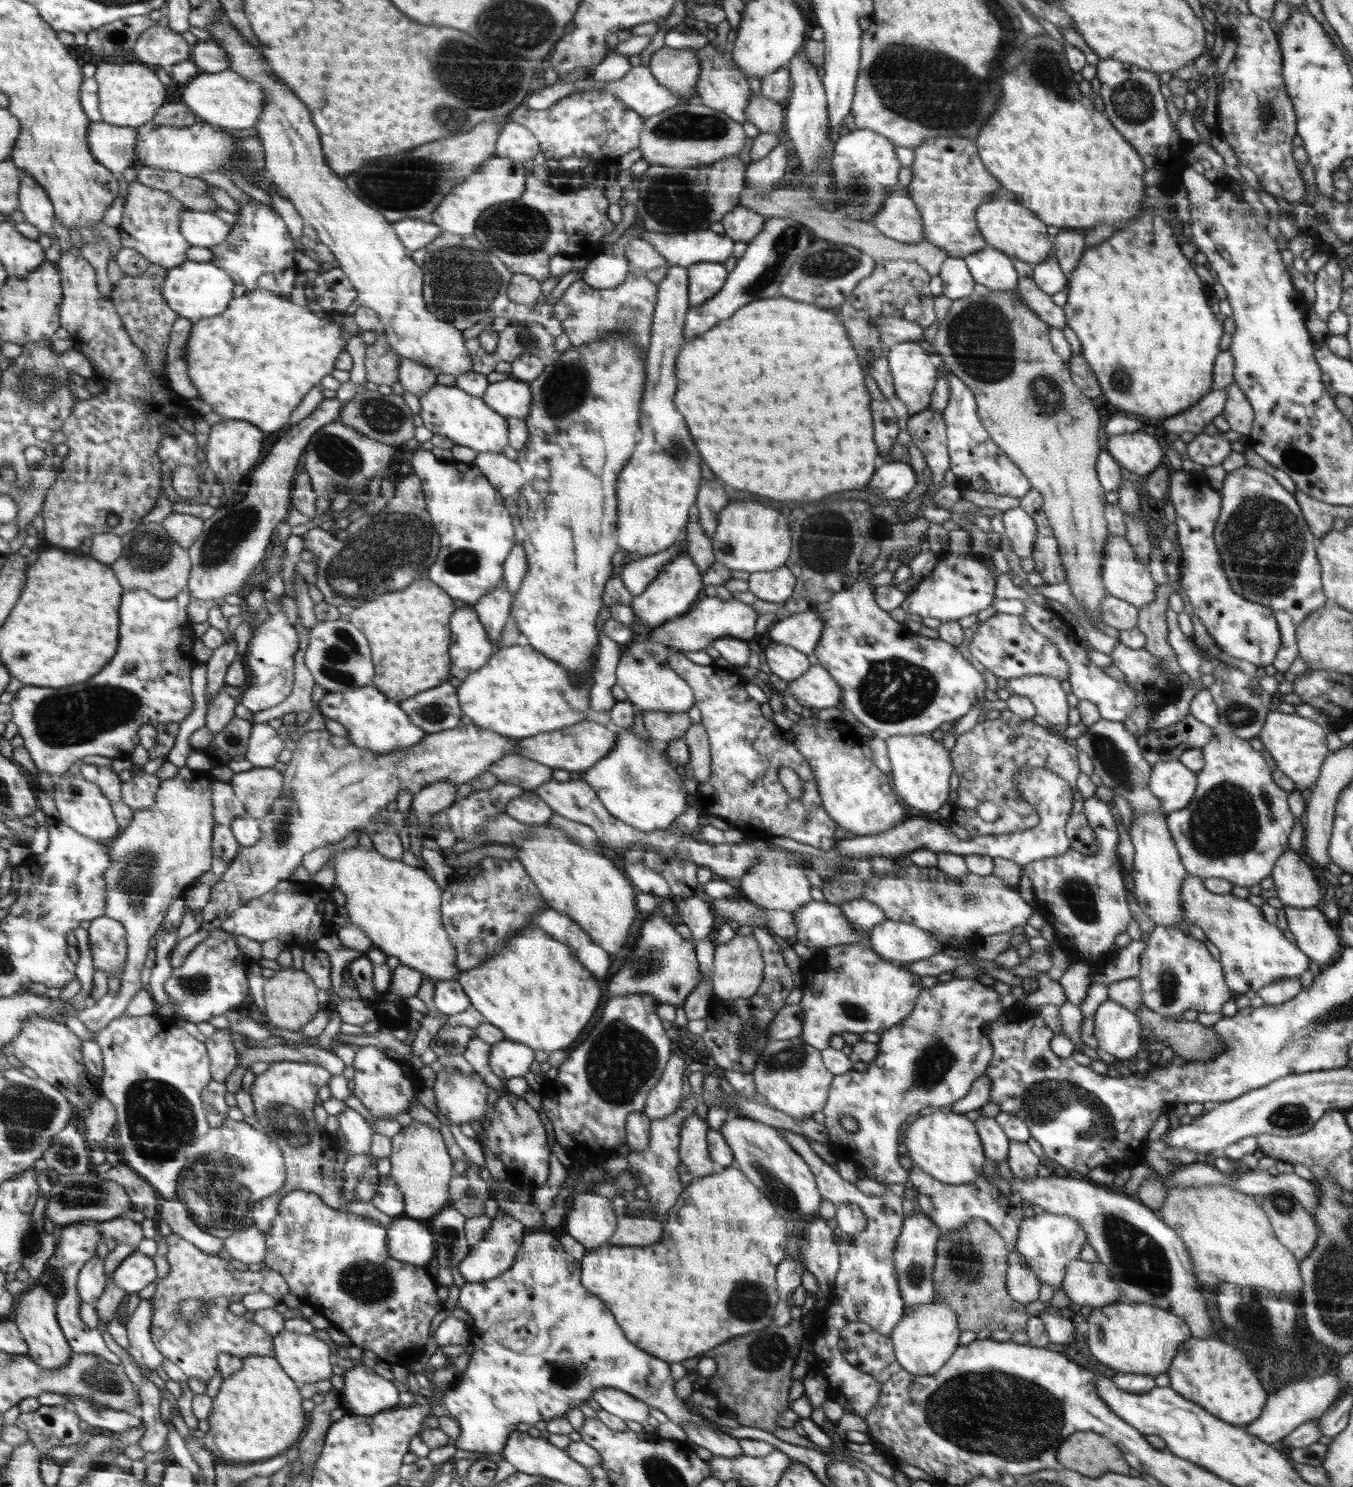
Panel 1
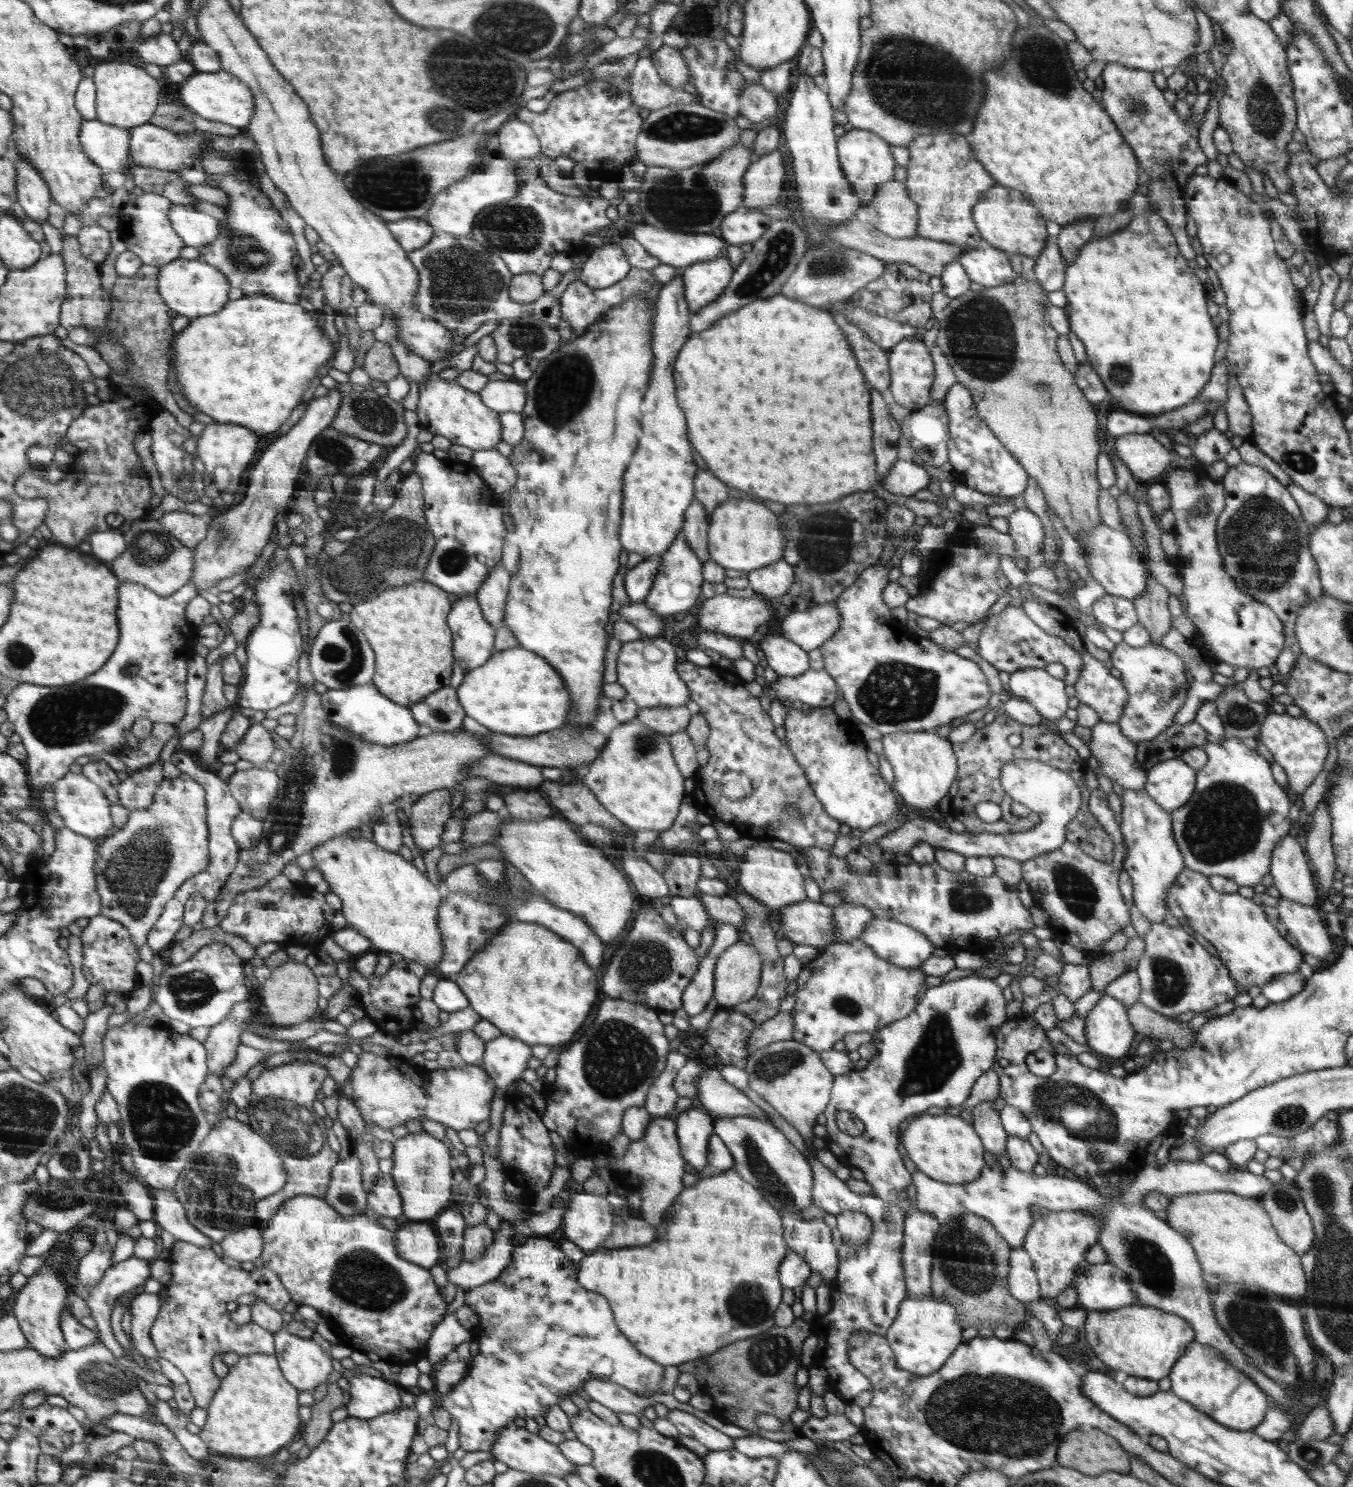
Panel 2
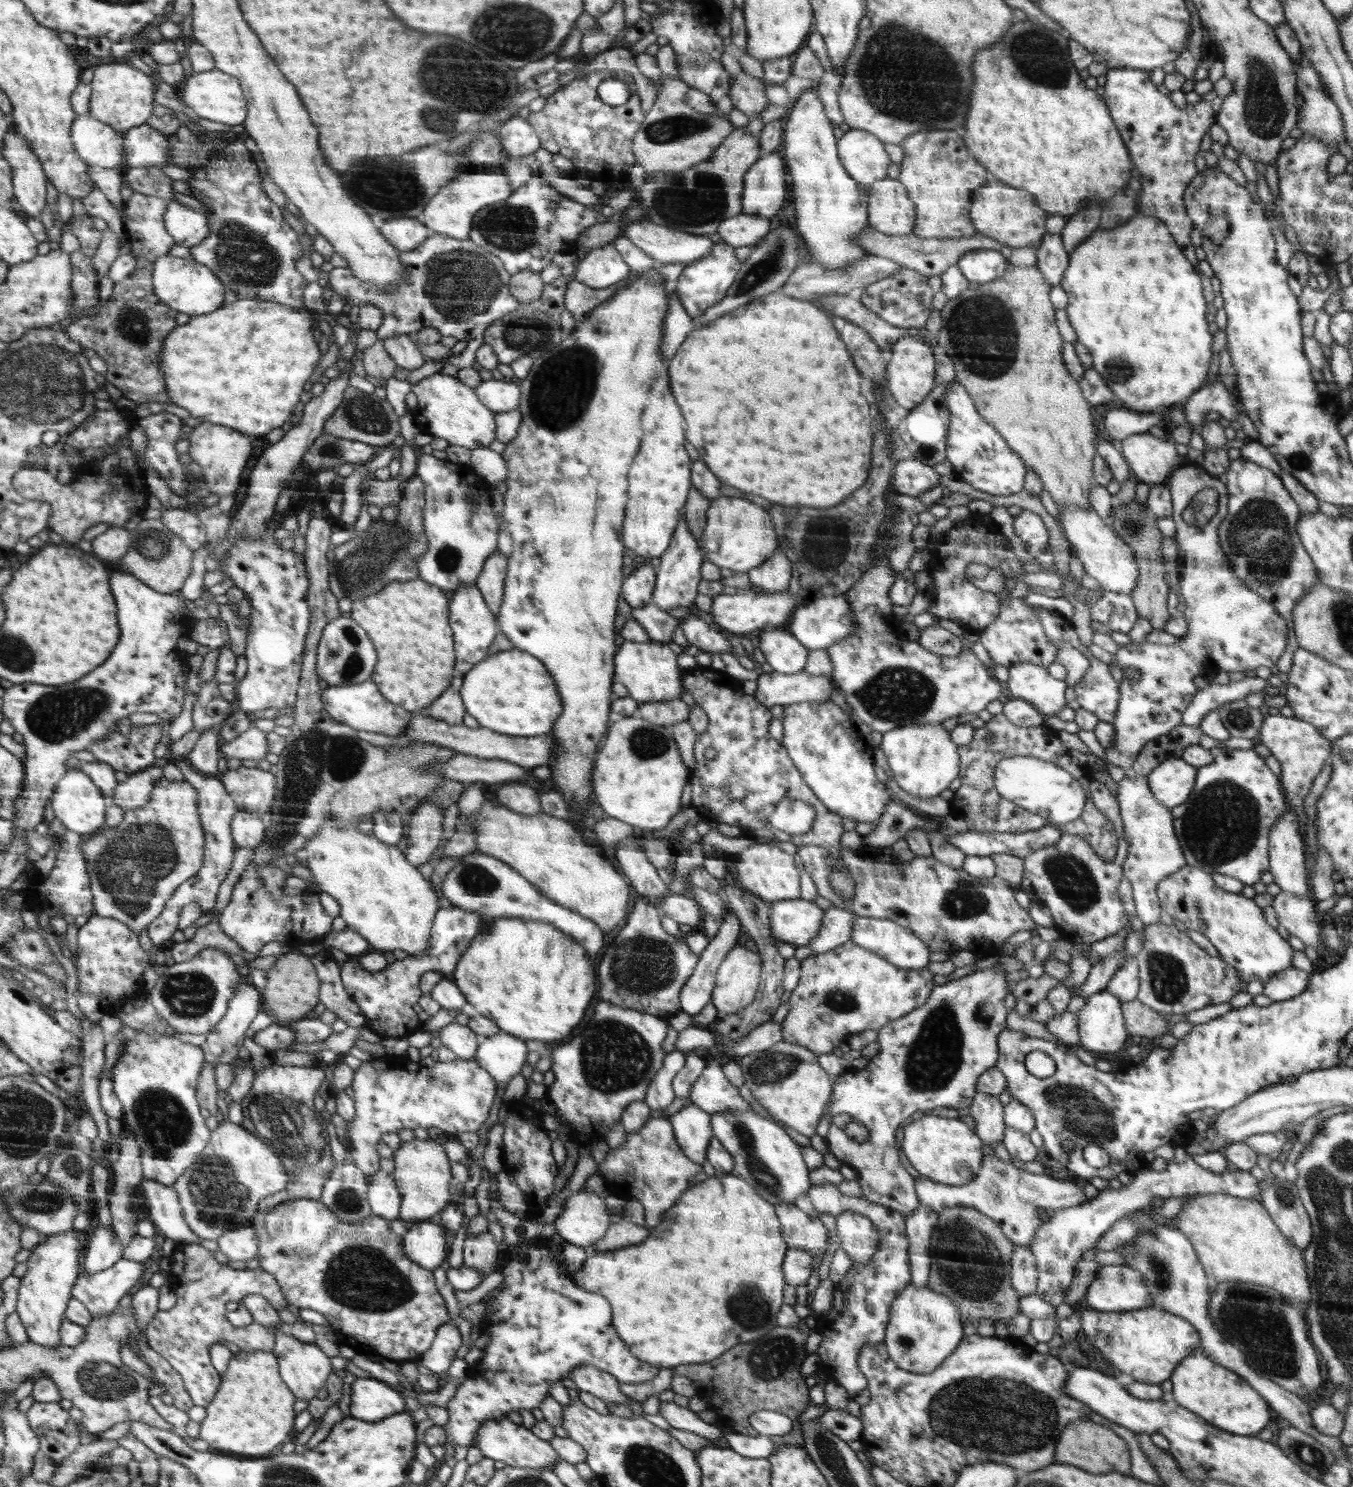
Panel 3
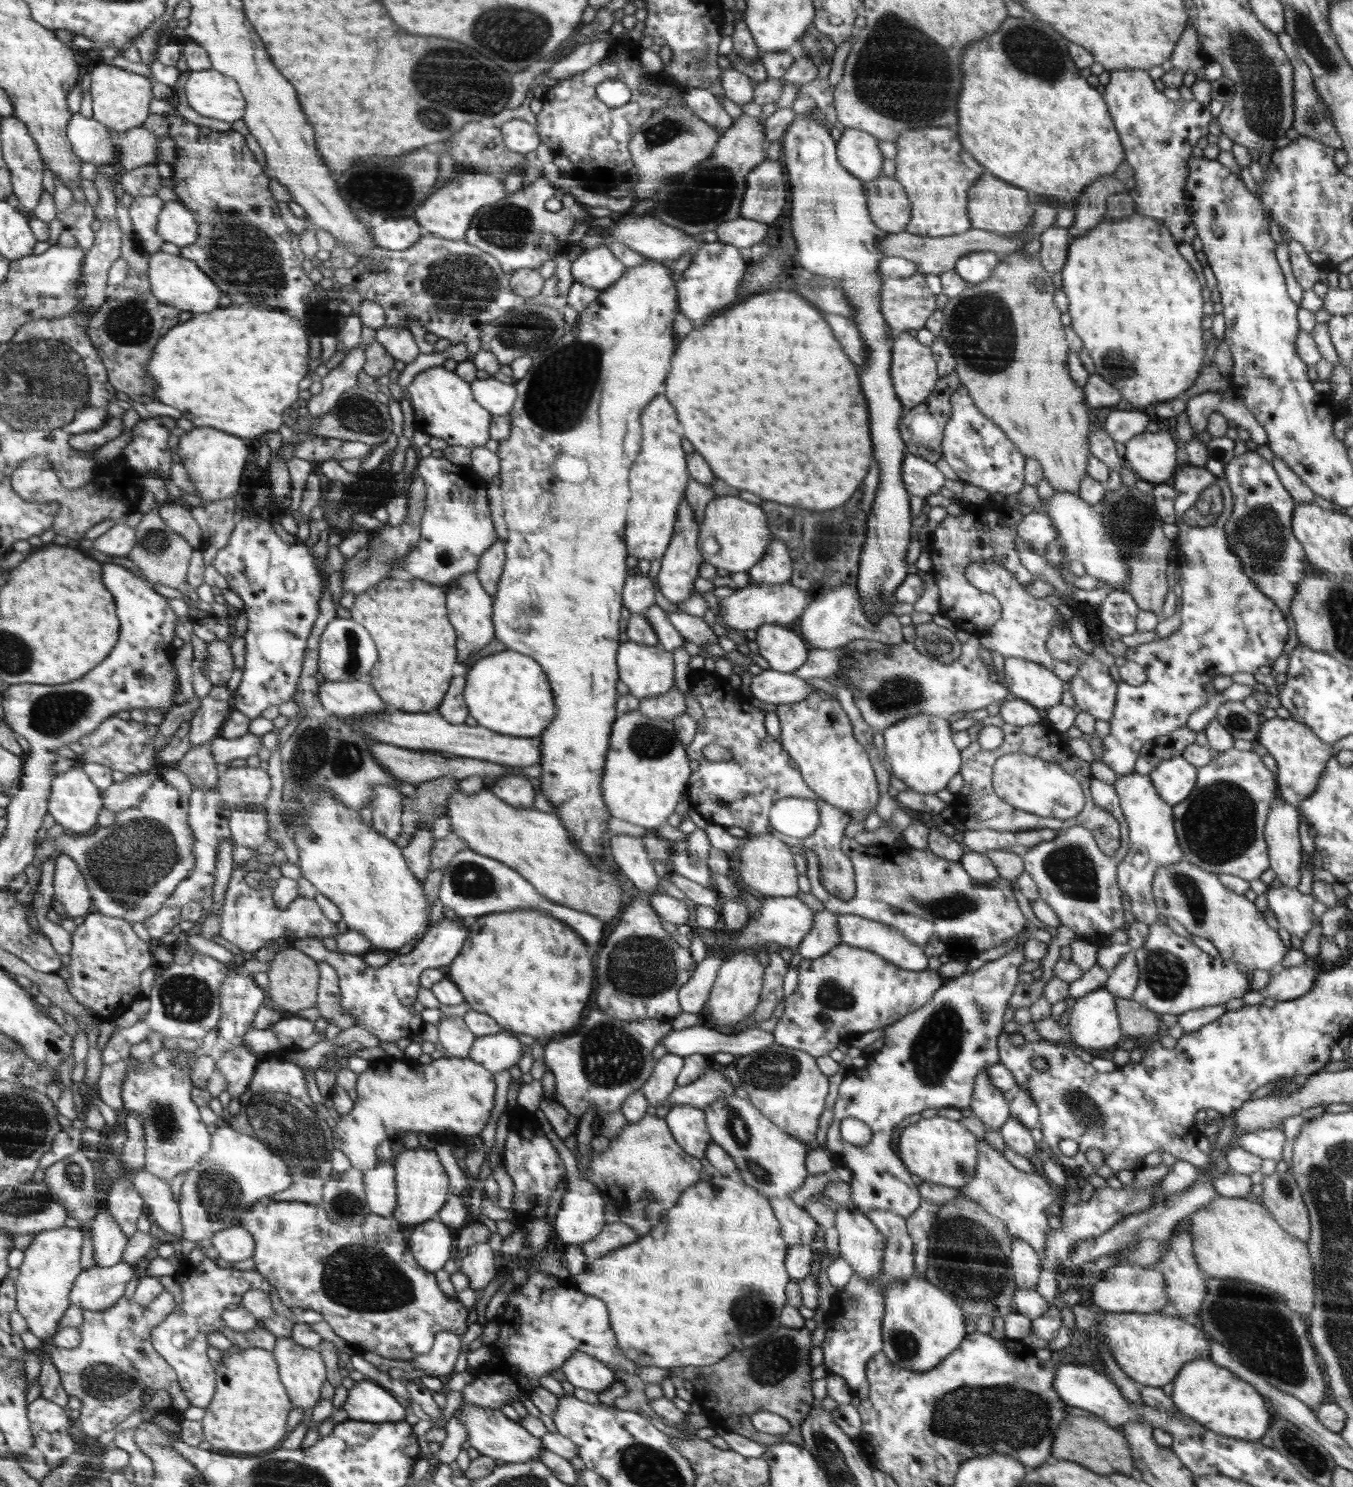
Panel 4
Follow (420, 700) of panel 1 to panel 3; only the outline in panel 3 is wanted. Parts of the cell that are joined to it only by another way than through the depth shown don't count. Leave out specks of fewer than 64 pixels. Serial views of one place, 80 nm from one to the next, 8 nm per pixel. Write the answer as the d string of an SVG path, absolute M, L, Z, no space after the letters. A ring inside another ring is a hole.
M454 677L453 685L448 691L442 692L440 698L434 701L428 708L424 708L421 714L424 717L430 717L432 720L440 720L448 725L462 725L464 716L468 710L461 698L461 688L463 677Z

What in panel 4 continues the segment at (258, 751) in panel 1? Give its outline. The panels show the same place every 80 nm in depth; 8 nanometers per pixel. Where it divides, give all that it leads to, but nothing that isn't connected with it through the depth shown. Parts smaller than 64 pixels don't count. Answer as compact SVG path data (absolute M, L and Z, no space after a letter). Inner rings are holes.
M250 732L238 738L226 739L217 736L210 740L210 754L214 758L214 764L229 765L236 759L257 756L261 748L261 737Z

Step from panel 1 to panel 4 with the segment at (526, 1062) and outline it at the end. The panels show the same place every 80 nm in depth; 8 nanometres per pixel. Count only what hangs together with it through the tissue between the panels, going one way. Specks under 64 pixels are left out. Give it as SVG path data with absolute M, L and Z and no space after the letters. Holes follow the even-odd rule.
M507 1032L477 1037L468 1058L496 1074L516 1066L523 1056L523 1044Z

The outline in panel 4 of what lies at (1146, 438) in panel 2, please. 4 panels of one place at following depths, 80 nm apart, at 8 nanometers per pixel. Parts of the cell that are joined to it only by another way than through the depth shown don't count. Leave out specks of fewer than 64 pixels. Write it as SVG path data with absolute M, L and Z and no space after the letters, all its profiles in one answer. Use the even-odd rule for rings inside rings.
M1163 424L1156 433L1144 431L1134 435L1120 448L1128 468L1138 478L1154 485L1170 483L1178 472L1176 449L1170 424Z

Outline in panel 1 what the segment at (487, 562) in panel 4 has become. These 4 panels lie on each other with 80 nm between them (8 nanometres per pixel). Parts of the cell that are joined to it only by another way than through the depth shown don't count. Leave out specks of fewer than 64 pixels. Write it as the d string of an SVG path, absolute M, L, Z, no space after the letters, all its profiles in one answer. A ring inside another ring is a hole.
M505 579L501 580L501 584L487 592L473 608L480 617L480 621L484 624L485 631L488 632L489 640L492 641L494 652L498 650L499 640L502 631L507 625L507 620L511 617L511 605L513 604L513 596L508 592Z

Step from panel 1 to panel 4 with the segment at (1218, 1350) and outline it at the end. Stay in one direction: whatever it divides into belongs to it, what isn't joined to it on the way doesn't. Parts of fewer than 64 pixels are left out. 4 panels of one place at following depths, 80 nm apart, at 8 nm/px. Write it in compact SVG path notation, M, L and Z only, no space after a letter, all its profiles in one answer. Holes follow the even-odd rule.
M1204 1357L1191 1360L1178 1371L1173 1380L1171 1399L1184 1415L1206 1430L1234 1440L1260 1442L1271 1426L1271 1407L1253 1385Z

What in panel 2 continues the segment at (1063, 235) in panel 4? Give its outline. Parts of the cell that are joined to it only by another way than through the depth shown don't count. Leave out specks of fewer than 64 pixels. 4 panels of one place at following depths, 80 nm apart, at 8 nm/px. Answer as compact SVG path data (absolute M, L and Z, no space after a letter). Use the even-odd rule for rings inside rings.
M1049 238L1045 250L1035 259L1033 274L1044 285L1045 292L1049 294L1056 290L1063 290L1067 266L1068 263L1062 259L1055 238Z

